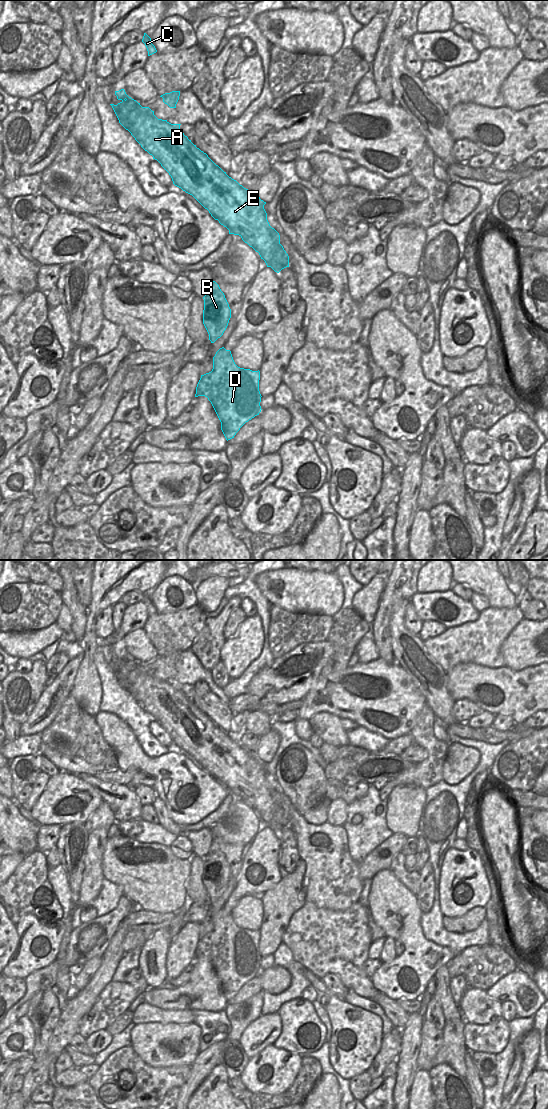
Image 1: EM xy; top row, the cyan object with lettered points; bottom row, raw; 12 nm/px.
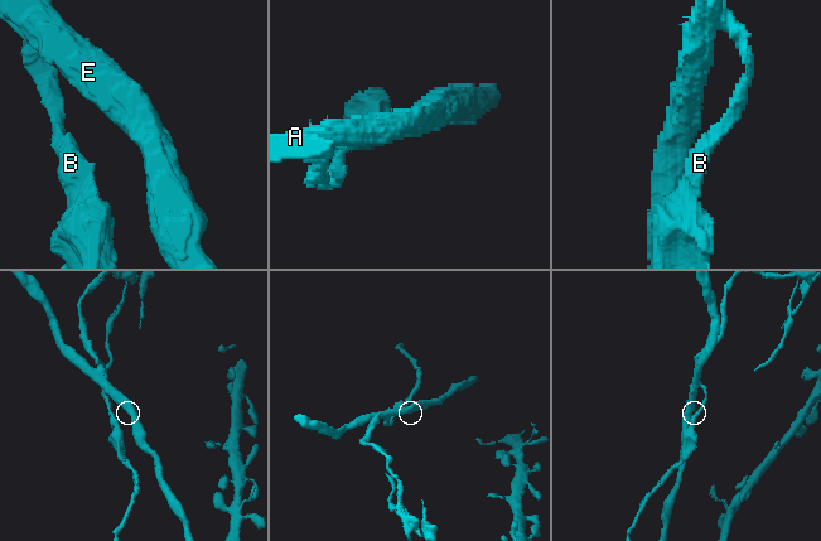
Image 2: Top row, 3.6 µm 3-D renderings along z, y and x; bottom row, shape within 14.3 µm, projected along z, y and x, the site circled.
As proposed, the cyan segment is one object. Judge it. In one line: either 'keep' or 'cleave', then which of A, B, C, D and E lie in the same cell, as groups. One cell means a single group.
cleave; A E / B C D

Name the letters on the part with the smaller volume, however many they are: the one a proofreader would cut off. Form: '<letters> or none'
B, C, D.

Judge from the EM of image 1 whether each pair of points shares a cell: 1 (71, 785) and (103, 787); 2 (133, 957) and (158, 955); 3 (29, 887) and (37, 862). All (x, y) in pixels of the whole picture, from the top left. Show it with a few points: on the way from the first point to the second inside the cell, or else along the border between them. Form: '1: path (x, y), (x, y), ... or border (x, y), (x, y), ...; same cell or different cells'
1: border (74, 774), (87, 782), (103, 799); different cells
2: border (141, 947), (138, 966); different cells
3: path (29, 881), (34, 868); same cell

